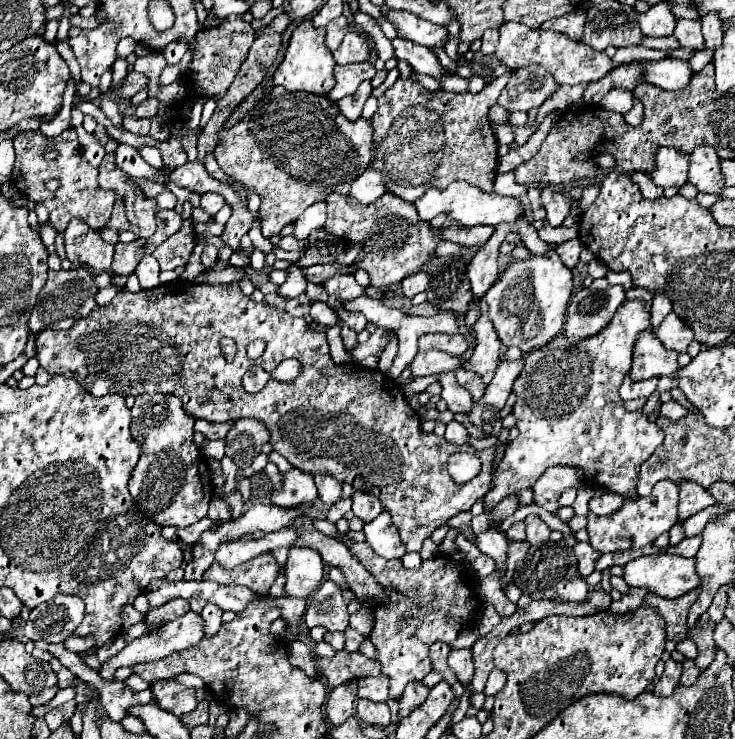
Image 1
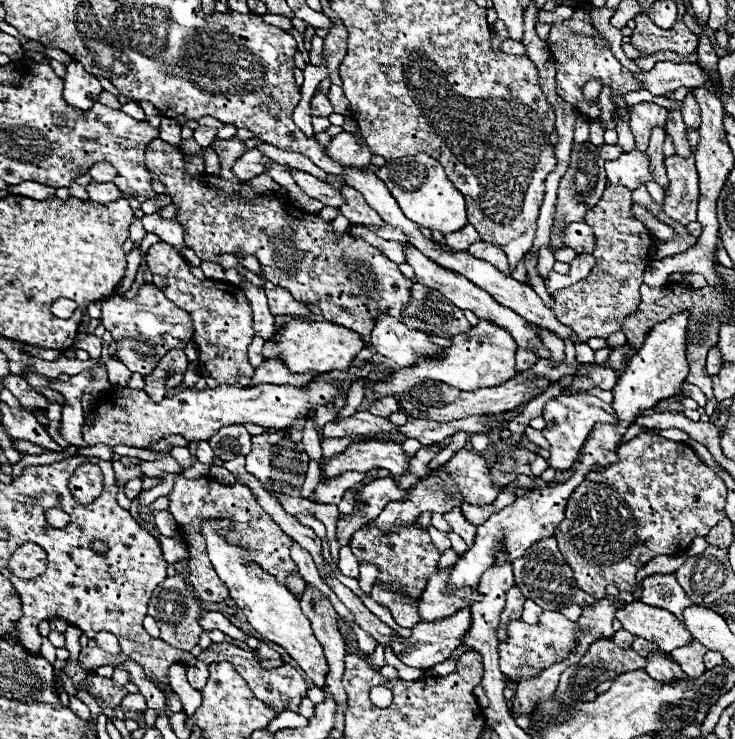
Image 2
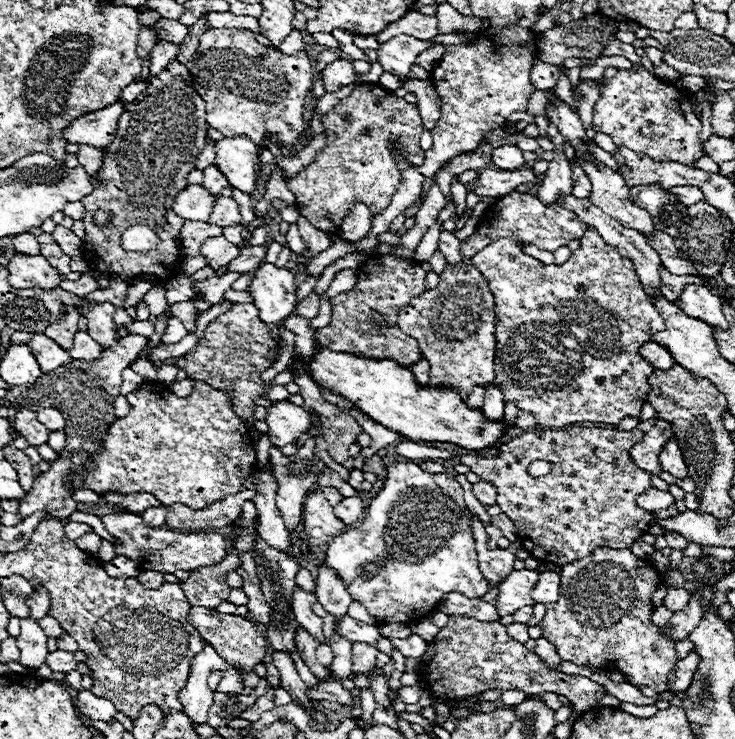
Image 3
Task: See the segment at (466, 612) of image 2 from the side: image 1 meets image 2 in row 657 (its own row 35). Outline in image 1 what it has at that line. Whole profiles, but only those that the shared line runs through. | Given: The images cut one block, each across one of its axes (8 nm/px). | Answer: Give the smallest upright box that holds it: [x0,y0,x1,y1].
[384,10,450,48]

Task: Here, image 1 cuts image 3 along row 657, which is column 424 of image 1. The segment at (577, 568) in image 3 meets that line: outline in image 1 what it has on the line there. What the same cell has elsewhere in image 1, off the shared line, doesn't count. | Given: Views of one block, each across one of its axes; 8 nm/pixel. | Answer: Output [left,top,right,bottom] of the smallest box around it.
[342,538,482,700]

